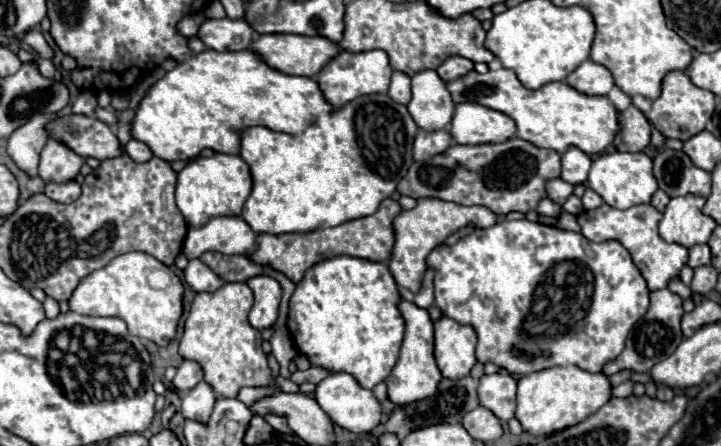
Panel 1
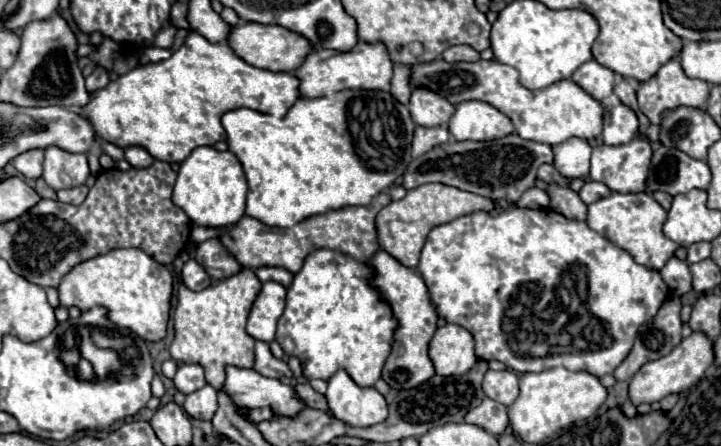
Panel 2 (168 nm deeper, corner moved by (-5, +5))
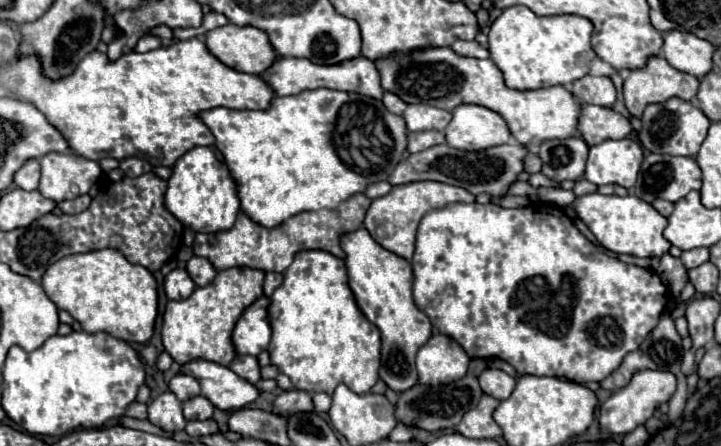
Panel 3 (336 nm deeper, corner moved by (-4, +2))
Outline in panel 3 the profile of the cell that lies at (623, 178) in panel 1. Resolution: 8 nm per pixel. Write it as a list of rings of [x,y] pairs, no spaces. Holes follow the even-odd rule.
[[[631,138],[607,140],[589,148],[585,178],[593,184],[619,184],[633,188],[643,160],[639,142]]]

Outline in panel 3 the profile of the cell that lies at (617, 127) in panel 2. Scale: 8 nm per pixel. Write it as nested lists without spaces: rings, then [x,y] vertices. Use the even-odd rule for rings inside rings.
[[[589,104],[581,106],[577,128],[589,146],[595,146],[607,138],[621,140],[633,132],[629,120],[619,112],[603,106],[589,106]]]

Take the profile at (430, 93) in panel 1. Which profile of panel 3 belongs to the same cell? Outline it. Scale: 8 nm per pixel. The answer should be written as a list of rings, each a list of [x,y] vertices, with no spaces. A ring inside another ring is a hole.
[[[409,104],[403,118],[407,122],[409,132],[423,132],[423,130],[443,132],[451,120],[451,112],[427,104]]]

